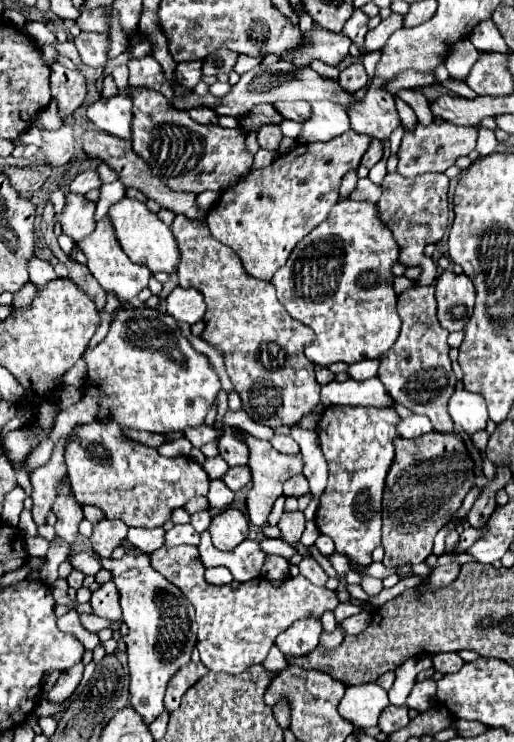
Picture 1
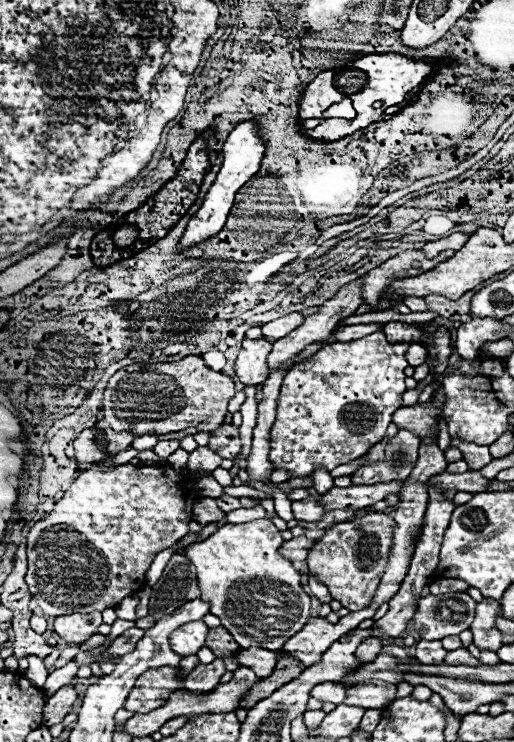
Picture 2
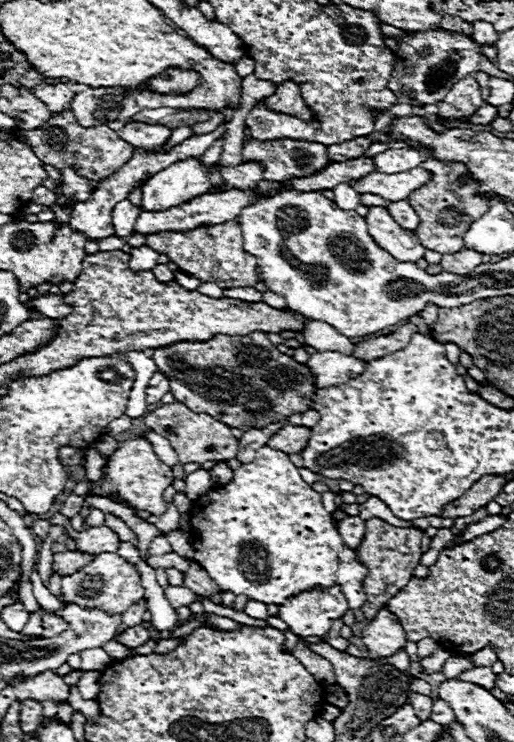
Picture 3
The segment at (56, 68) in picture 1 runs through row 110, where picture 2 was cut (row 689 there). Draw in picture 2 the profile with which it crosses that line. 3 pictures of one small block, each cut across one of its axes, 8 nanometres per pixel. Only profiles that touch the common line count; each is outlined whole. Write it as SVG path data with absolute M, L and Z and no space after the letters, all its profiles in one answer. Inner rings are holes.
M62 686L44 706L44 712L42 712L44 726L60 724L64 720L64 716L70 712L76 698L78 698L78 694L76 694L76 690L72 686Z

